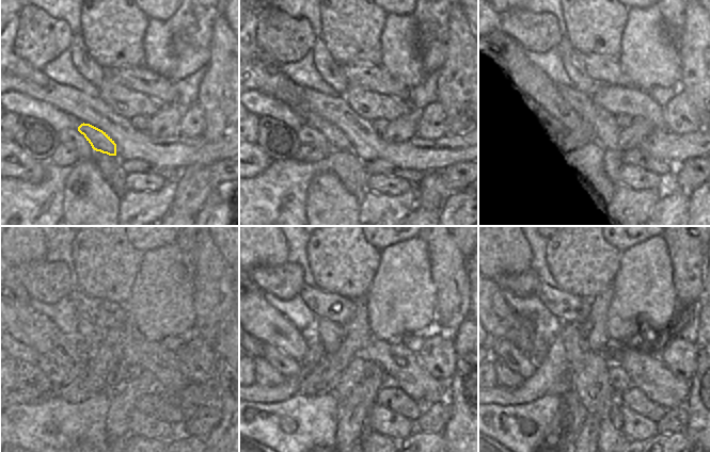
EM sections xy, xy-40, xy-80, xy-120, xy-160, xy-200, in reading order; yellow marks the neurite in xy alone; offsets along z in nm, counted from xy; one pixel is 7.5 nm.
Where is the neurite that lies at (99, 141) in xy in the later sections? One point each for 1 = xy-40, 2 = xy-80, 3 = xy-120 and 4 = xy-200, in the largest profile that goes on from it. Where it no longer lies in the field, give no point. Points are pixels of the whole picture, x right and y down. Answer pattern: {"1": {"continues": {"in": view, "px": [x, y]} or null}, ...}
{"1": {"continues": {"in": "xy-40", "px": [338, 142]}}, "2": {"continues": {"in": "xy-80", "px": [531, 90]}}, "3": {"continues": {"in": "xy-120", "px": [27, 325]}}, "4": {"continues": {"in": "xy-200", "px": [500, 321]}}}

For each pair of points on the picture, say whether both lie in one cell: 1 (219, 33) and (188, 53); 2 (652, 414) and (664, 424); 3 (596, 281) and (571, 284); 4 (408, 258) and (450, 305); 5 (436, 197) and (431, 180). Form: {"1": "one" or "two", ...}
{"1": "two", "2": "two", "3": "one", "4": "two", "5": "one"}

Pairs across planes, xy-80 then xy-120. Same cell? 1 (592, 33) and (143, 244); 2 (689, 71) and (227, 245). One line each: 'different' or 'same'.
1: different
2: different

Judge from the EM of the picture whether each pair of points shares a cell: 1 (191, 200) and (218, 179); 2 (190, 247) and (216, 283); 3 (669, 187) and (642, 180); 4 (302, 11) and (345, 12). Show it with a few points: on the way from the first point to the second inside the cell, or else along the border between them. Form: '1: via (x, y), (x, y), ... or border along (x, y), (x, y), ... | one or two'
1: border along (209, 166), (209, 186), (215, 191) | two
2: border along (196, 237), (194, 263) | two
3: border along (664, 178), (662, 193) | two
4: border along (318, 11), (321, 35) | two

